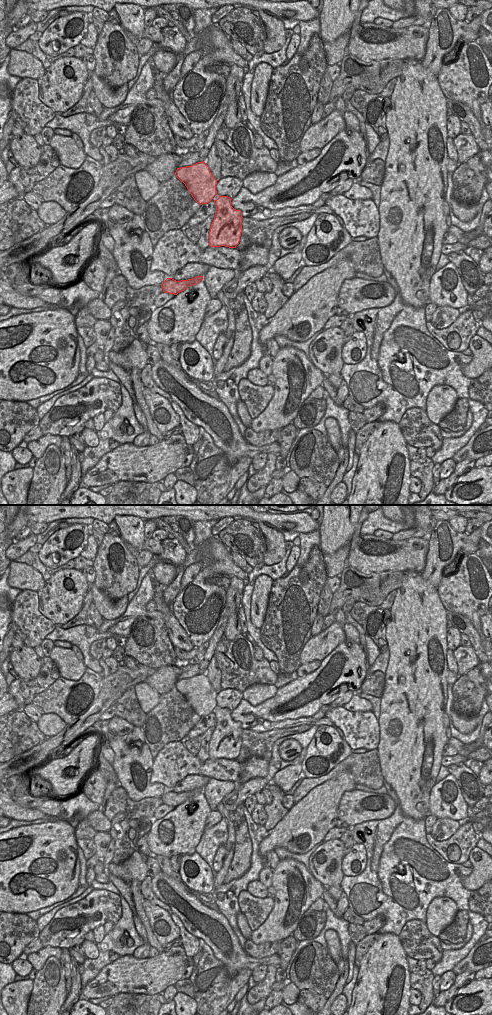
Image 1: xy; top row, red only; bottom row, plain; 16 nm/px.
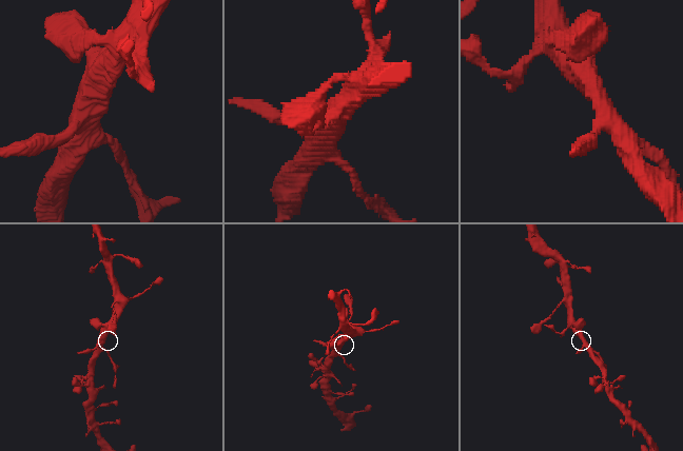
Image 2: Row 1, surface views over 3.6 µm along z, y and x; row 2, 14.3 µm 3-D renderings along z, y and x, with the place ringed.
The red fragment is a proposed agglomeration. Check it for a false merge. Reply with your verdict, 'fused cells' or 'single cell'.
single cell

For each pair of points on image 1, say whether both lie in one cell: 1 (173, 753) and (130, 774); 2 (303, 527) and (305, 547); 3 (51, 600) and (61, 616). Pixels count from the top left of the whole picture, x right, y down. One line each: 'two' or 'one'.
1: two
2: two
3: one

